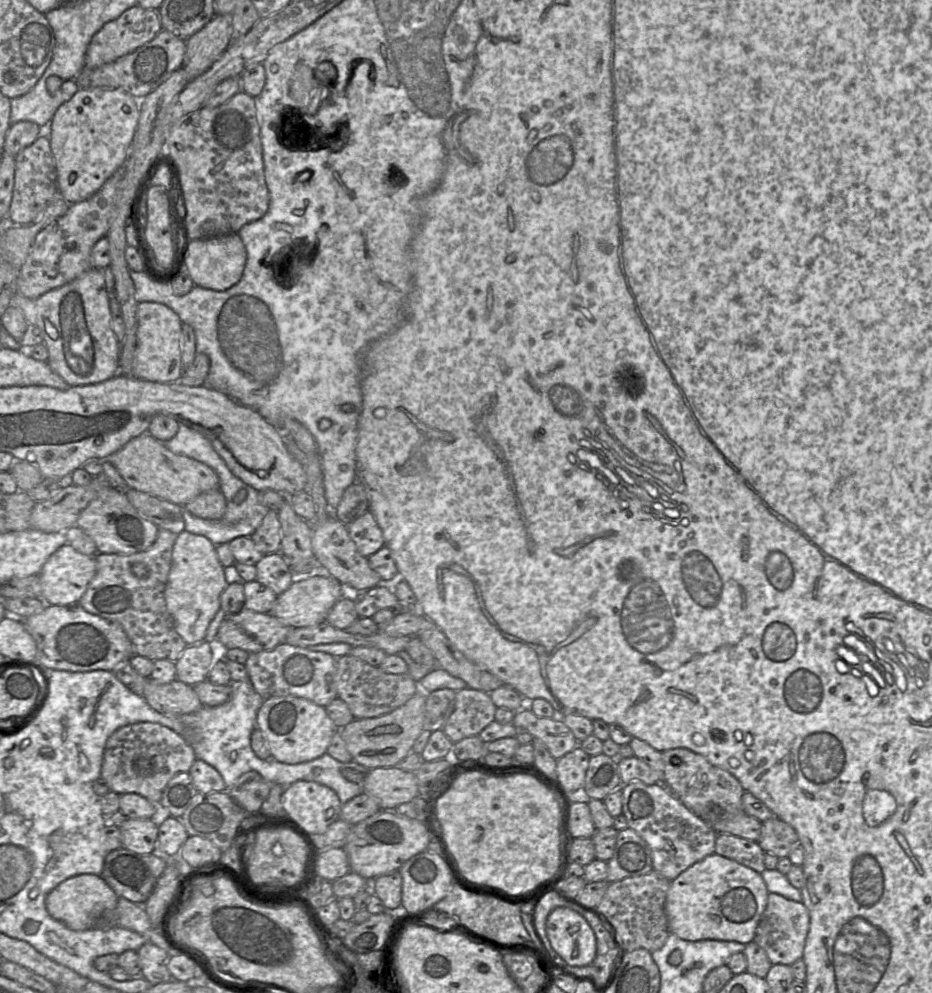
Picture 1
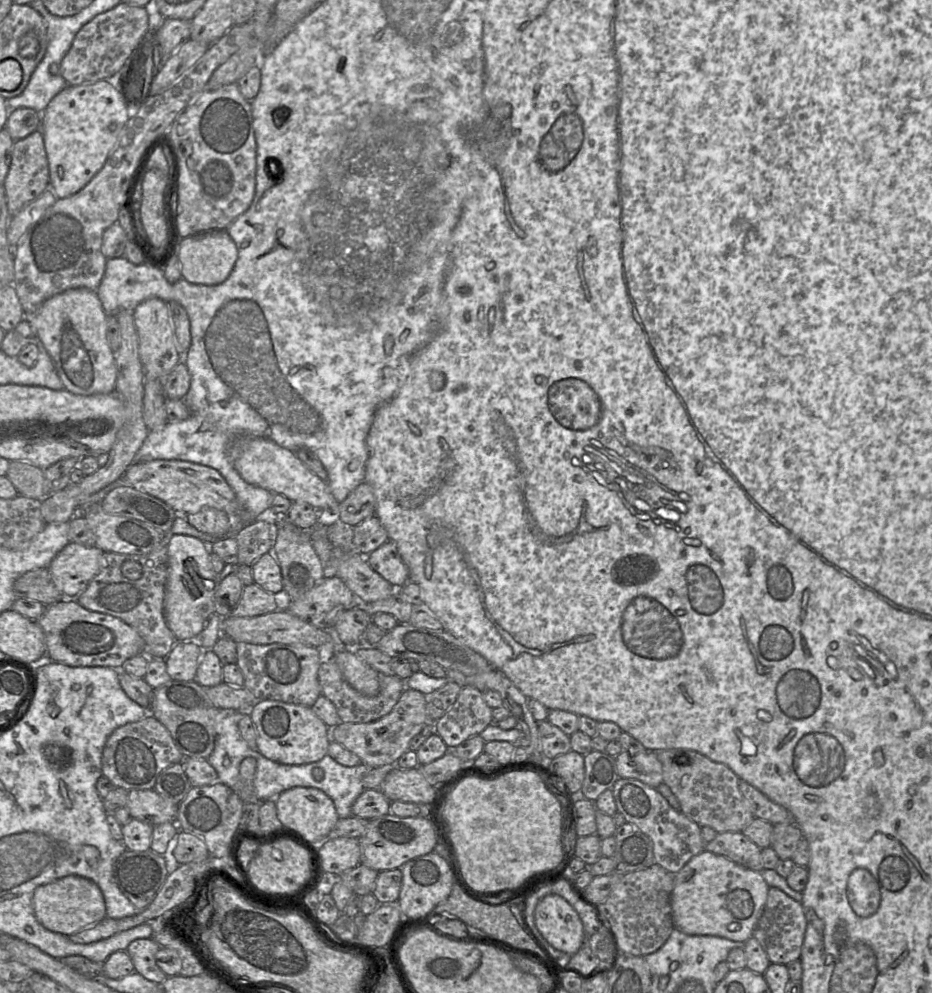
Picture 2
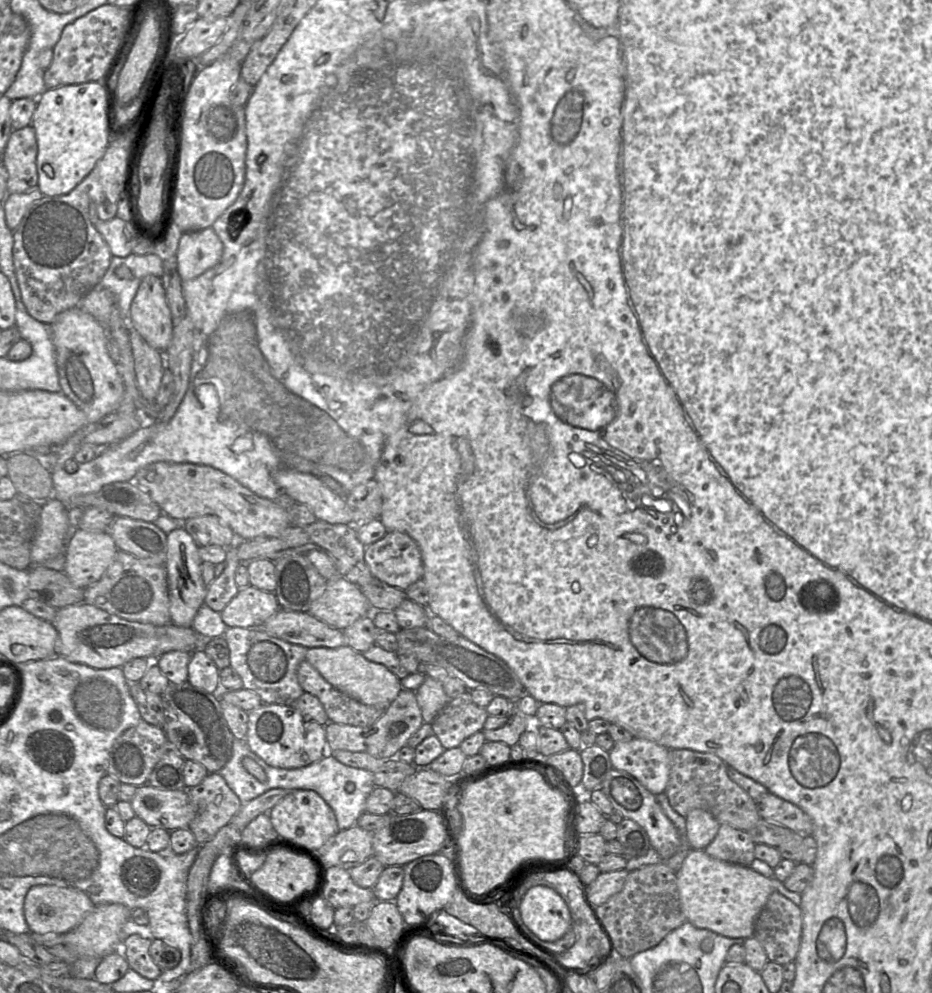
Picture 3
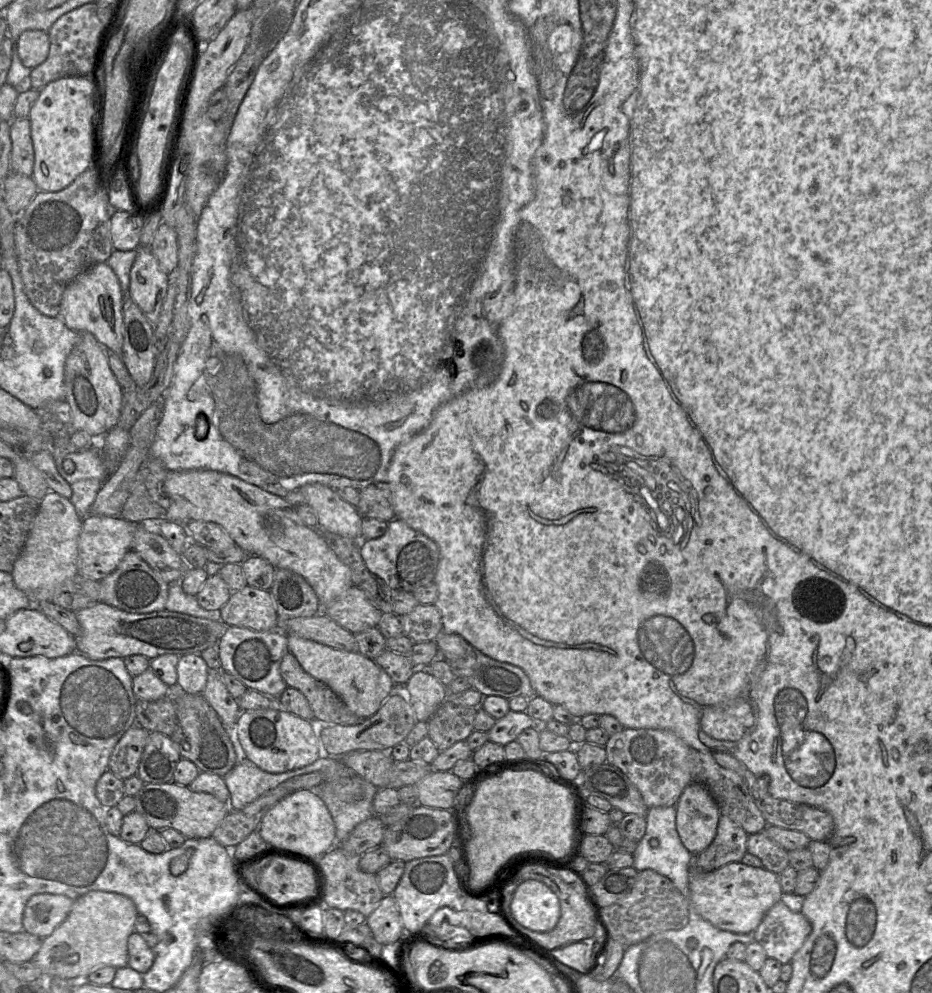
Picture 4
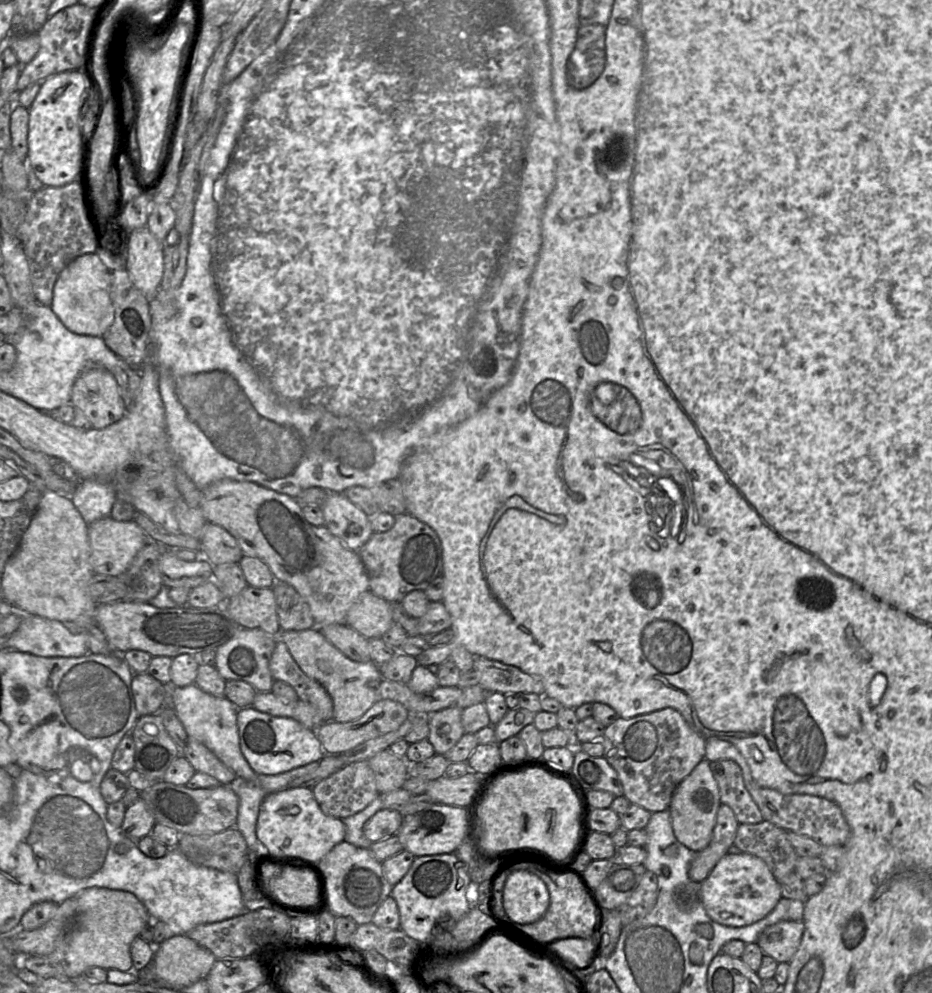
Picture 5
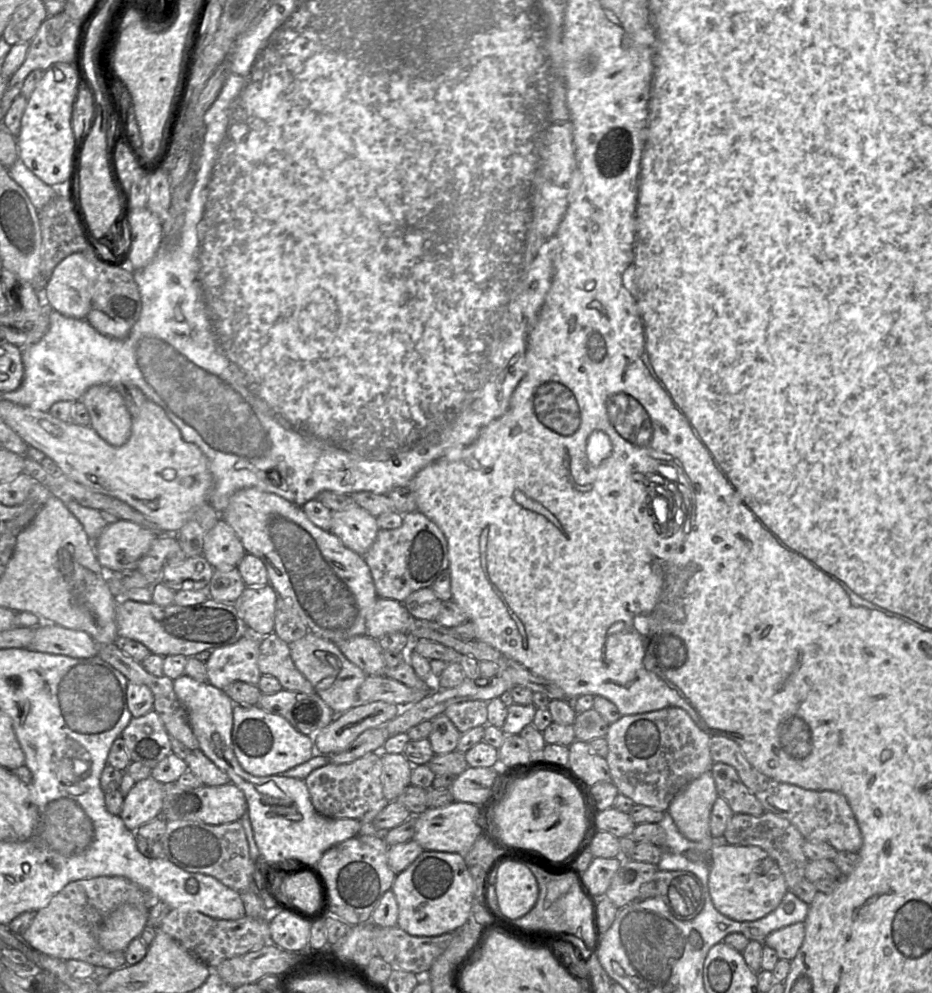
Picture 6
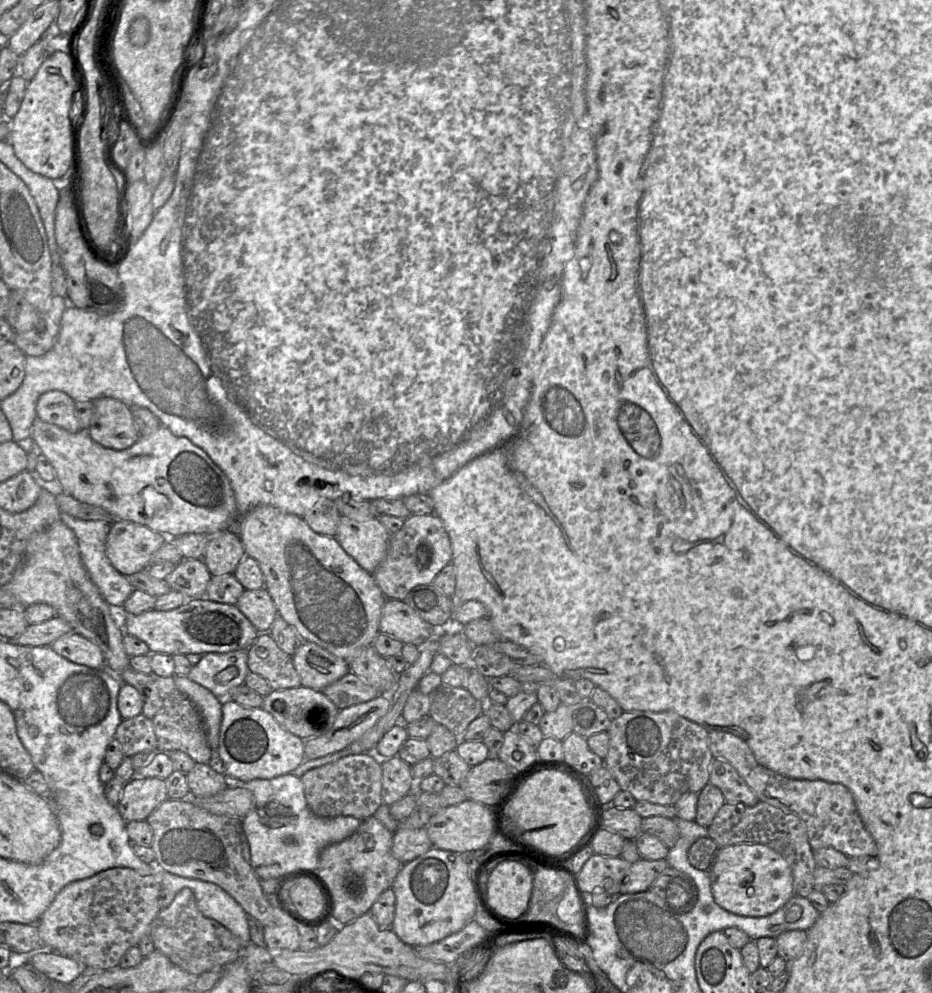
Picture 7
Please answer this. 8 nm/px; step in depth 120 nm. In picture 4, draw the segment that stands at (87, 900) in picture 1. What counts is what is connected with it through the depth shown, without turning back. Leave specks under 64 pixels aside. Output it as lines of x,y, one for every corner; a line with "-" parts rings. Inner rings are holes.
40,893
26,902
23,930
39,938
49,936
68,916
74,900
62,894

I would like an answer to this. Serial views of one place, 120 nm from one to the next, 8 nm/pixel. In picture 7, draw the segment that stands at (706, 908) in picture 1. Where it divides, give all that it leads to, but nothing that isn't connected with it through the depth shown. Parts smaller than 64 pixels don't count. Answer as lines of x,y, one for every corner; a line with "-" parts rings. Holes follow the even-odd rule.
760,843
719,847
709,871
716,903
737,915
768,916
795,895
789,863
777,851

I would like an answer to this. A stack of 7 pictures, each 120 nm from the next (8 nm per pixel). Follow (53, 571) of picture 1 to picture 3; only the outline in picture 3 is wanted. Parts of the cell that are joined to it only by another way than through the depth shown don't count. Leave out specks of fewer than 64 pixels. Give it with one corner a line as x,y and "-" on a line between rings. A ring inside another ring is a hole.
78,528
66,544
63,572
74,585
87,588
101,579
117,551
118,548
108,531
91,532

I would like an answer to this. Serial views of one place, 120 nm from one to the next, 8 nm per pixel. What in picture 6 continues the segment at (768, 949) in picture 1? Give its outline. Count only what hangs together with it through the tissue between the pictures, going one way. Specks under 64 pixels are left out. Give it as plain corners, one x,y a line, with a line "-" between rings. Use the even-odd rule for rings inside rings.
797,922
770,933
764,945
773,948
780,959
791,961
800,949
804,937
804,922

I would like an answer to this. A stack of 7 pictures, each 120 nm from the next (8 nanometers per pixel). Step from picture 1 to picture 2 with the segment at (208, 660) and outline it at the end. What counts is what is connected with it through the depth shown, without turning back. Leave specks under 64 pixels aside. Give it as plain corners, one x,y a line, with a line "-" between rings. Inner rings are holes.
177,641
165,658
166,670
172,680
194,680
204,649
197,641

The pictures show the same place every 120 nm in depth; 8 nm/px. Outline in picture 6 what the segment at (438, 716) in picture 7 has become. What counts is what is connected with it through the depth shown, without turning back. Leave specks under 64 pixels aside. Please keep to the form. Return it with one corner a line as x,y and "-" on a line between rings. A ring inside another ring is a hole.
484,700
452,704
444,711
461,734
477,726
486,726
487,713
487,701

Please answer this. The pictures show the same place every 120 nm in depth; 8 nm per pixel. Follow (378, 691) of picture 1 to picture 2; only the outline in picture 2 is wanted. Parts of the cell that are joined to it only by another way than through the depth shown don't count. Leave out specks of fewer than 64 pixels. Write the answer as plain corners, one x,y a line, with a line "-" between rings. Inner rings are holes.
324,651
324,658
319,667
318,681
322,695
336,707
341,722
368,723
388,714
398,702
406,688
405,680
396,675
380,674
380,691
376,696
365,696
355,690
343,677
341,670
333,658
333,653

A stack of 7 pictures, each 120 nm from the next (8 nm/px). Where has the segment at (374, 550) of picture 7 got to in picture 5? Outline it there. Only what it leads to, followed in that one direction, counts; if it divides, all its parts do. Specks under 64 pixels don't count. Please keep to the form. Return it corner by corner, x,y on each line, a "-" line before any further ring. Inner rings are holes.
330,492
321,506
325,526
350,550
358,551
373,534
370,518
344,493

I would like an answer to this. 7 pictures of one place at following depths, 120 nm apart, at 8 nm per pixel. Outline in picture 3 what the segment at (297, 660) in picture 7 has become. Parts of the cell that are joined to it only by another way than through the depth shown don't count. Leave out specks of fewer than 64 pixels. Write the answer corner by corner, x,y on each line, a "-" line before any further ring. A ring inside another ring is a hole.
348,645
309,648
305,660
335,689
365,705
388,708
402,690
401,680
384,665
367,660

